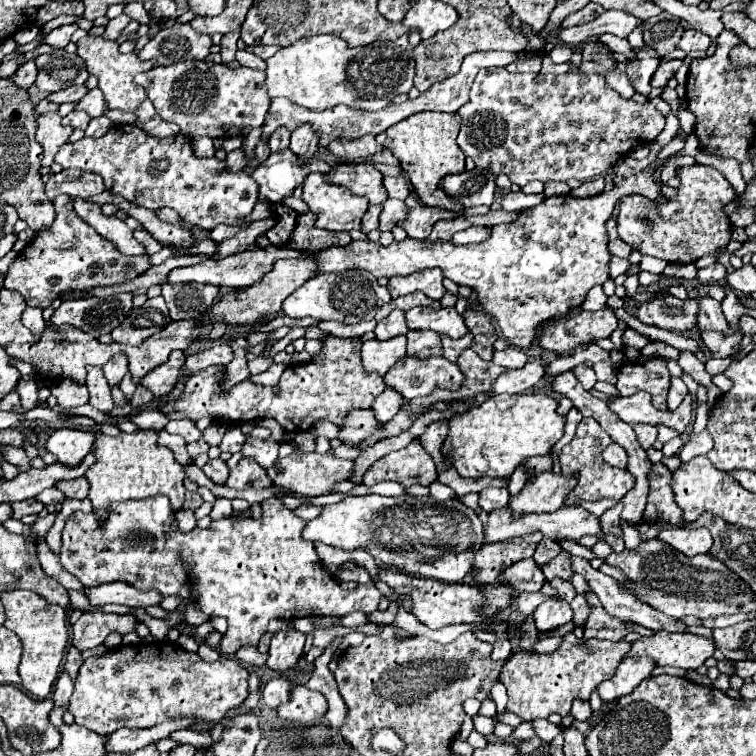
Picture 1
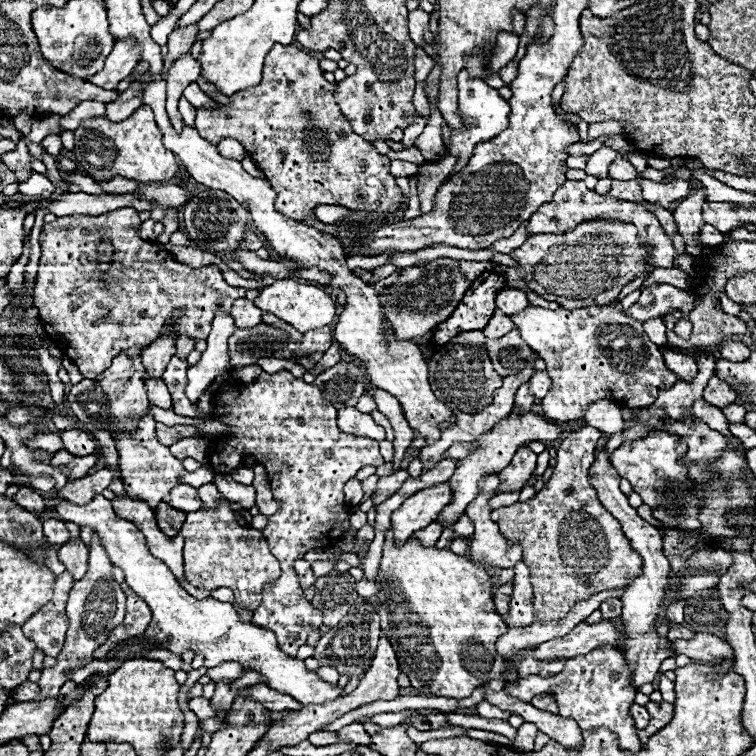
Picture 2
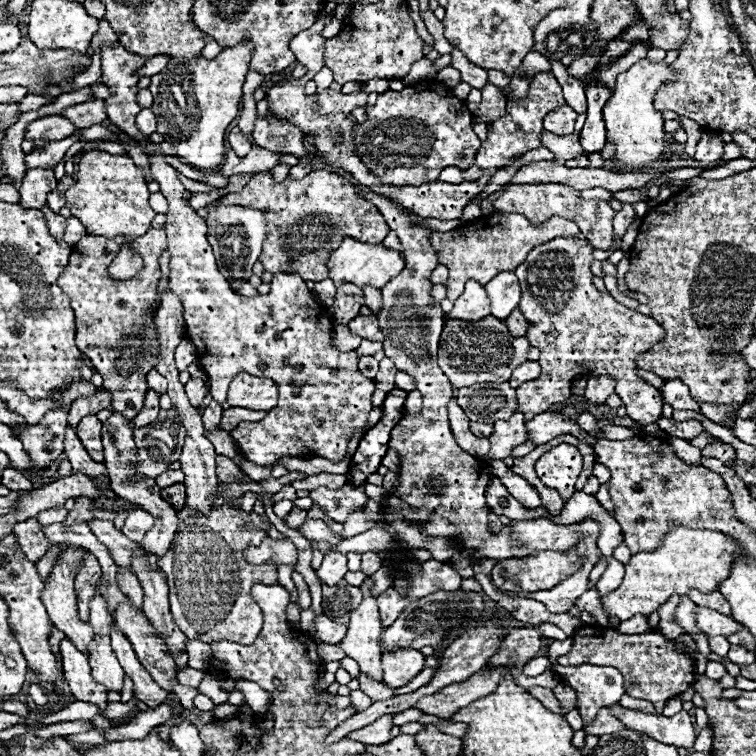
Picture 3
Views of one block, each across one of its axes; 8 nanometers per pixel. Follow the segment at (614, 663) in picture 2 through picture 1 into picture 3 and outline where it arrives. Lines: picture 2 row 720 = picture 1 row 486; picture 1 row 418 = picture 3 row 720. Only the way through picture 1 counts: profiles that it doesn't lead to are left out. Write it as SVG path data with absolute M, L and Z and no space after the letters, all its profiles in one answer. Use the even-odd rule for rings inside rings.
M538 656L534 660L530 660L524 668L524 674L528 676L538 676L542 674L544 670L554 670L564 684L572 686L576 690L576 696L578 696L578 712L582 716L582 722L586 726L586 722L590 722L590 718L594 718L594 714L598 714L600 708L606 708L614 702L620 702L620 698L626 694L626 688L624 688L624 680L622 680L622 674L616 670L616 668L610 668L610 666L590 666L590 664L582 664L582 666L560 666L560 664L552 664L546 656Z

